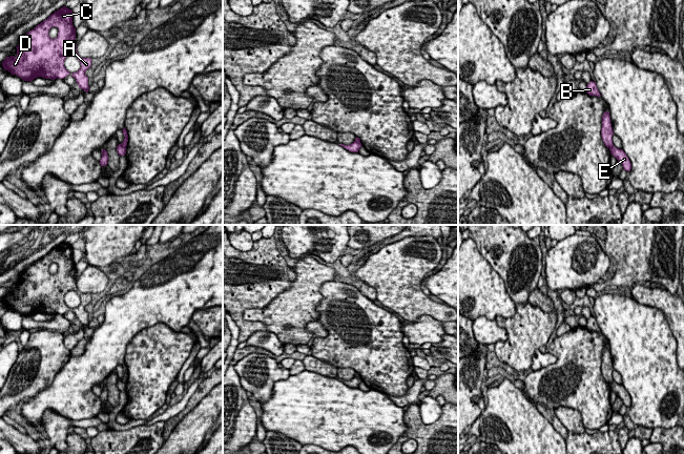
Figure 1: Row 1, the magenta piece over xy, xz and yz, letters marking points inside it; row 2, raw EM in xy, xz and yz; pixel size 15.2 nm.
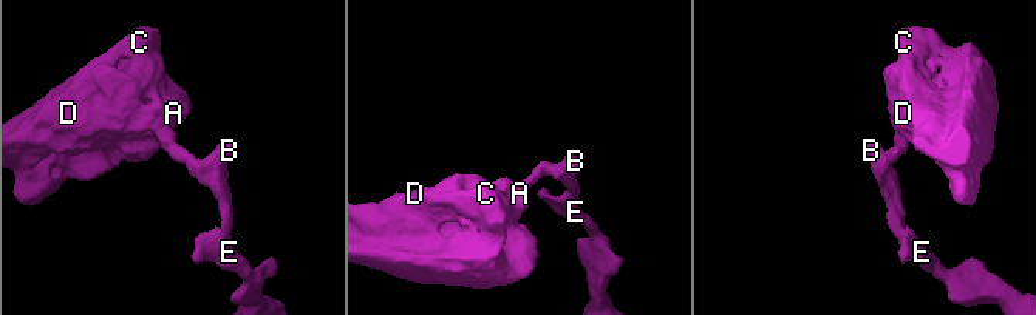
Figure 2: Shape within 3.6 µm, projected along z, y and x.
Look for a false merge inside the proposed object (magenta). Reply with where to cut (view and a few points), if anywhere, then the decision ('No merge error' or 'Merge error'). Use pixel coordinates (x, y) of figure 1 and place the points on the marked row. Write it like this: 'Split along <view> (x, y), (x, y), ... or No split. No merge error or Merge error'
Split along xy (120, 144), (125, 147). Merge error

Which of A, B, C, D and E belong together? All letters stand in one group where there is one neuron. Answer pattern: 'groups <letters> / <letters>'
groups A B C D / E

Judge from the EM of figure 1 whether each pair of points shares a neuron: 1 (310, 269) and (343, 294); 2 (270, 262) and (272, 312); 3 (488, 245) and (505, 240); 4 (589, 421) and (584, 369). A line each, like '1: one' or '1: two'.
1: two
2: two
3: one
4: one

